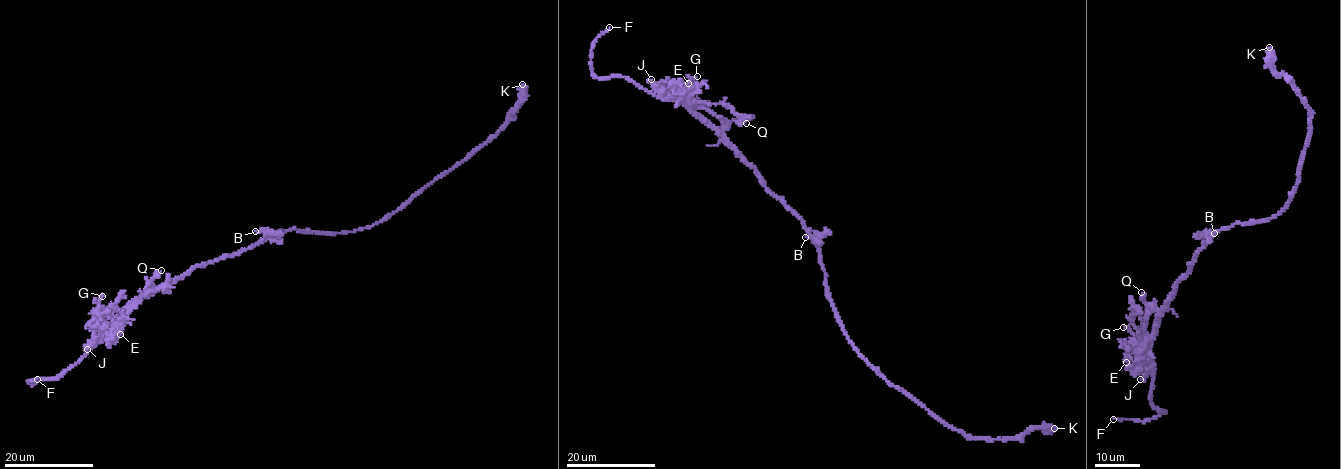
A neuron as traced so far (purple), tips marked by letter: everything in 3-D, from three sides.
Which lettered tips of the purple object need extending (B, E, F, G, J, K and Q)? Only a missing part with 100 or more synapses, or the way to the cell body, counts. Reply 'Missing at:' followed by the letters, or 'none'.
Missing at: F

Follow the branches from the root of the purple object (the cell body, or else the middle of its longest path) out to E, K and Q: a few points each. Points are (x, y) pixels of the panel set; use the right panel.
E: (1211, 232), (1194, 255), (1187, 274), (1176, 281), (1160, 308), (1151, 338), (1137, 352), (1128, 349), (1126, 362)
K: (1211, 232), (1276, 217), (1293, 195), (1310, 116), (1291, 82), (1274, 69), (1269, 47)
Q: (1211, 232), (1194, 255), (1187, 274), (1176, 281), (1149, 334), (1144, 330), (1147, 308), (1141, 292)

